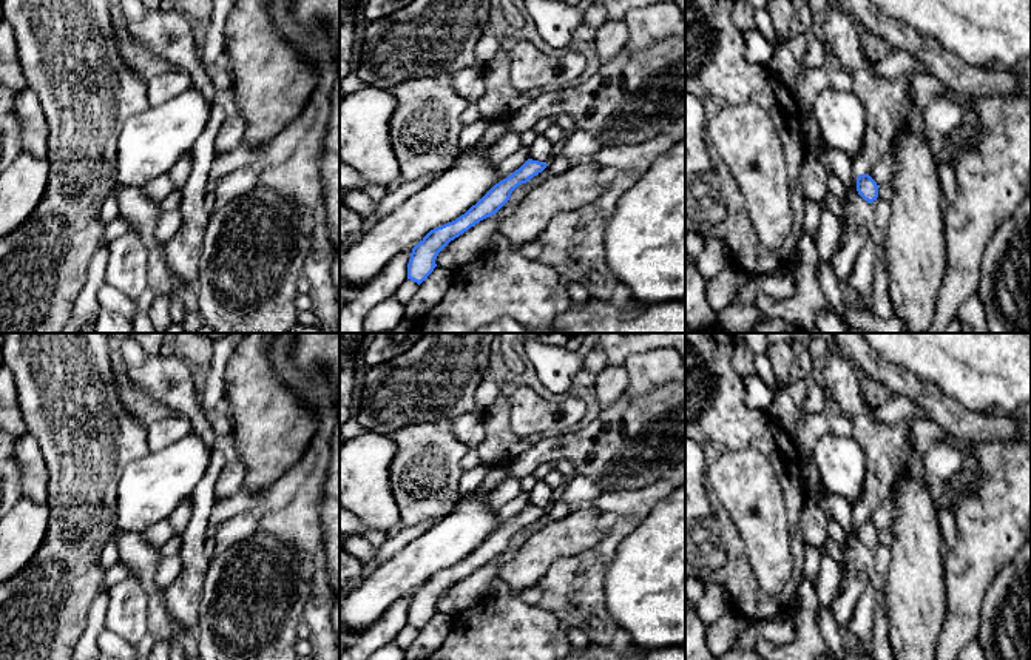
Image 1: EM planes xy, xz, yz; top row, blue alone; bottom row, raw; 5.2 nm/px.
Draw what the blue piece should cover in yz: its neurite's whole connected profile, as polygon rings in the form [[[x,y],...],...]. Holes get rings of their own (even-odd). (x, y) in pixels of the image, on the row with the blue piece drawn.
[[[860,174],[857,179],[857,191],[858,194],[872,204],[878,197],[878,185],[869,174]]]

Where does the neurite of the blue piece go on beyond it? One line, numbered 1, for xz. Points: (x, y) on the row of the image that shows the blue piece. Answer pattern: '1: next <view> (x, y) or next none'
1: next none

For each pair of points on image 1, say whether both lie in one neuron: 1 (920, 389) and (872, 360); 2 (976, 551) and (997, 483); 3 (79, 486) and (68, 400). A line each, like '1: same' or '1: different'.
1: same
2: same
3: same

